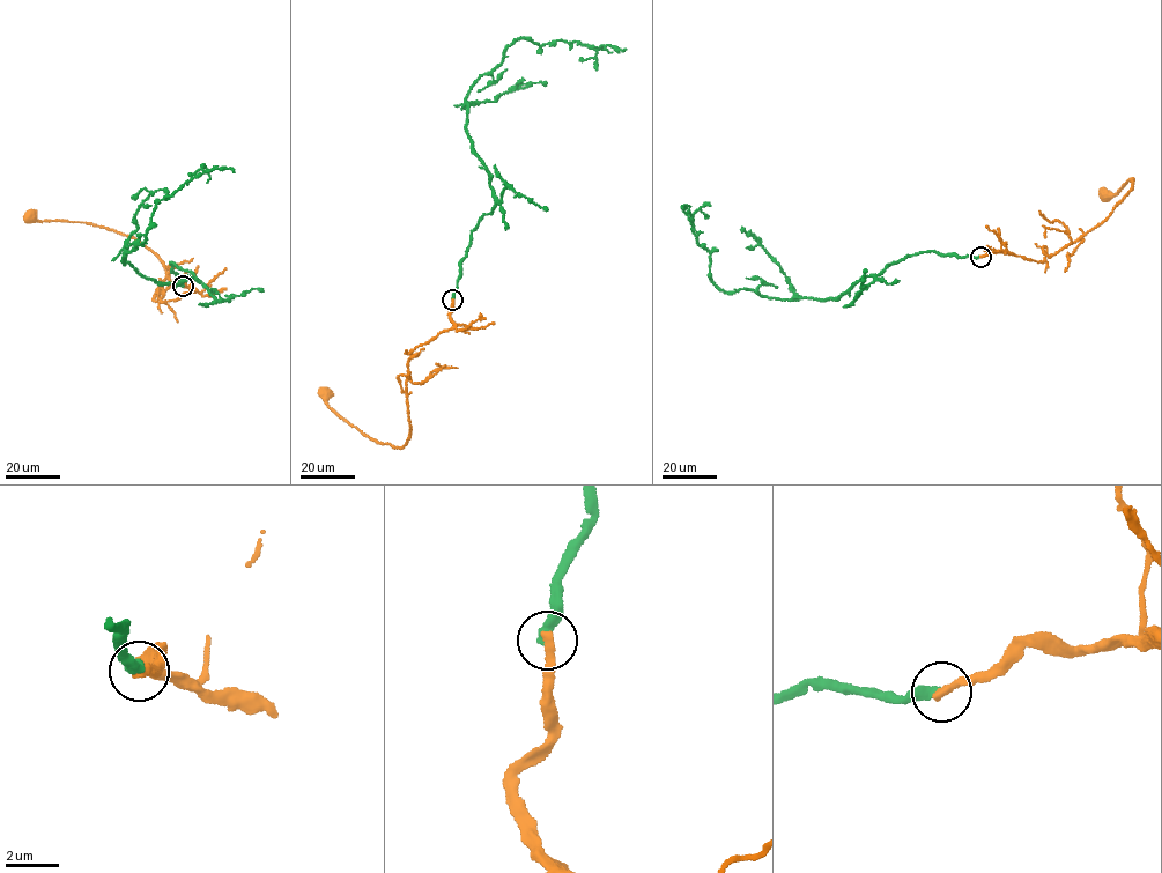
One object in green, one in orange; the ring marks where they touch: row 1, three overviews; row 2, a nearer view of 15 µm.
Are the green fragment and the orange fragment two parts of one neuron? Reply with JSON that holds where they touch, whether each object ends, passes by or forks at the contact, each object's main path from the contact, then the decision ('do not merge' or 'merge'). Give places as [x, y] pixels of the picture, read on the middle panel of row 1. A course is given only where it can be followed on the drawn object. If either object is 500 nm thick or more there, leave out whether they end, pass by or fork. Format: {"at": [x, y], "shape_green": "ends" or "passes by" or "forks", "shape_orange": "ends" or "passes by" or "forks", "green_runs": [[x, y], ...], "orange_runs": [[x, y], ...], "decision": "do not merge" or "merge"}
{"at": [452, 300], "shape_green": "ends", "shape_orange": "ends", "green_runs": [[452, 300], [471, 232], [496, 201], [466, 126], [470, 88], [520, 38], [624, 50]], "orange_runs": [[452, 300], [456, 325], [409, 353], [417, 354], [407, 364], [405, 444], [364, 435], [330, 407], [325, 392]], "decision": "do not merge"}

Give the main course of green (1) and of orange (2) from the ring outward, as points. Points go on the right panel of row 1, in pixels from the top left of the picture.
1: (981, 257), (907, 256), (834, 298), (726, 293), (712, 281), (709, 251), (682, 208)
2: (981, 257), (1004, 251), (1042, 261), (1044, 246), (1050, 257), (1098, 226), (1132, 187), (1133, 178), (1104, 194)

